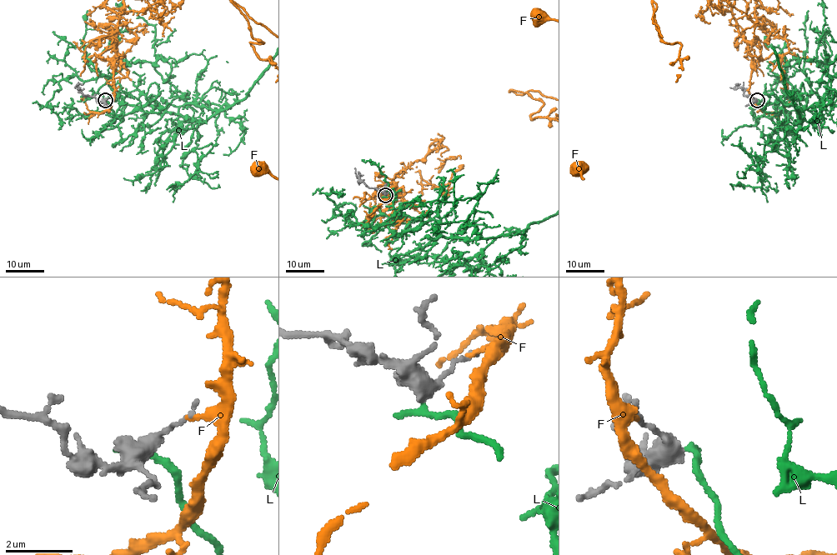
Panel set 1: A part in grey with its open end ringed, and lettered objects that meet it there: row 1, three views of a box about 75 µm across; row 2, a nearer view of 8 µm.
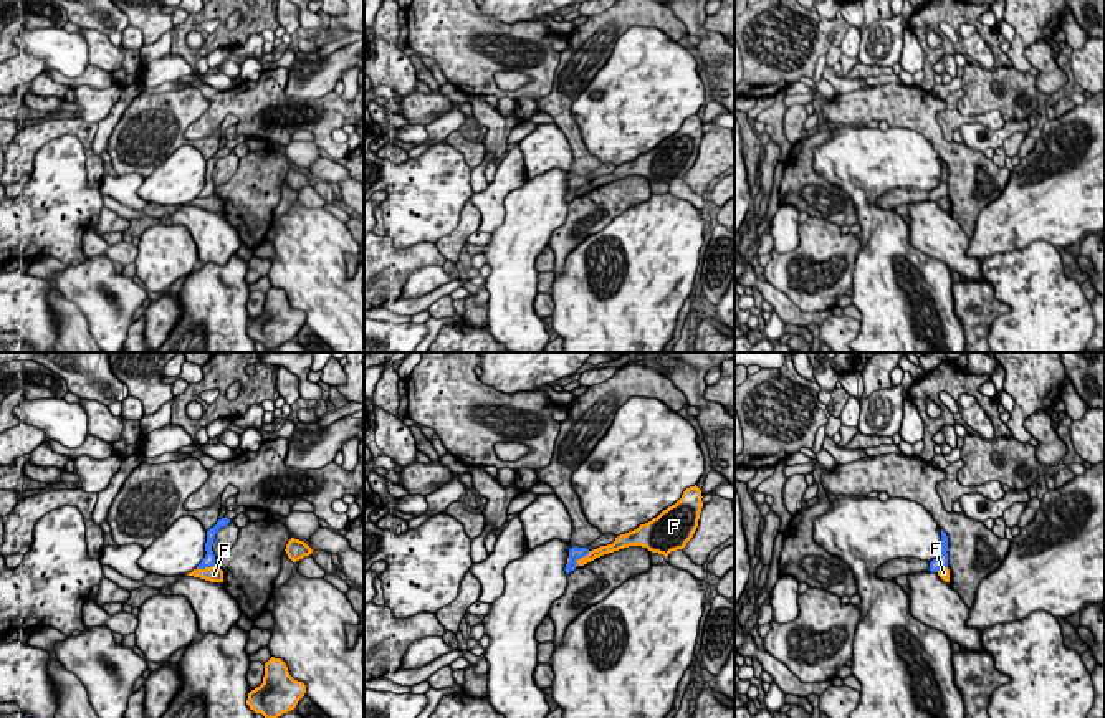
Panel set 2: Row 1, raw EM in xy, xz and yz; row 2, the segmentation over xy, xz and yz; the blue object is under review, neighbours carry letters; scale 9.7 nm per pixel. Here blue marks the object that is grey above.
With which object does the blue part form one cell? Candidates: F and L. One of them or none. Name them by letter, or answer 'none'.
L

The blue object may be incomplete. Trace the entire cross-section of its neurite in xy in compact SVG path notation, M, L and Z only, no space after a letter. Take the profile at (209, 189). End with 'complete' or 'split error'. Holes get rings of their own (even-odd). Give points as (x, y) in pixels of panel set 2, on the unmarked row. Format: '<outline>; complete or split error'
M225 146L225 147L218 149L217 154L207 160L207 172L205 172L207 184L202 189L202 192L197 195L199 199L205 199L205 197L215 195L215 184L212 180L212 174L213 174L217 160L220 157L227 156L228 152L230 152L230 149Z; complete

